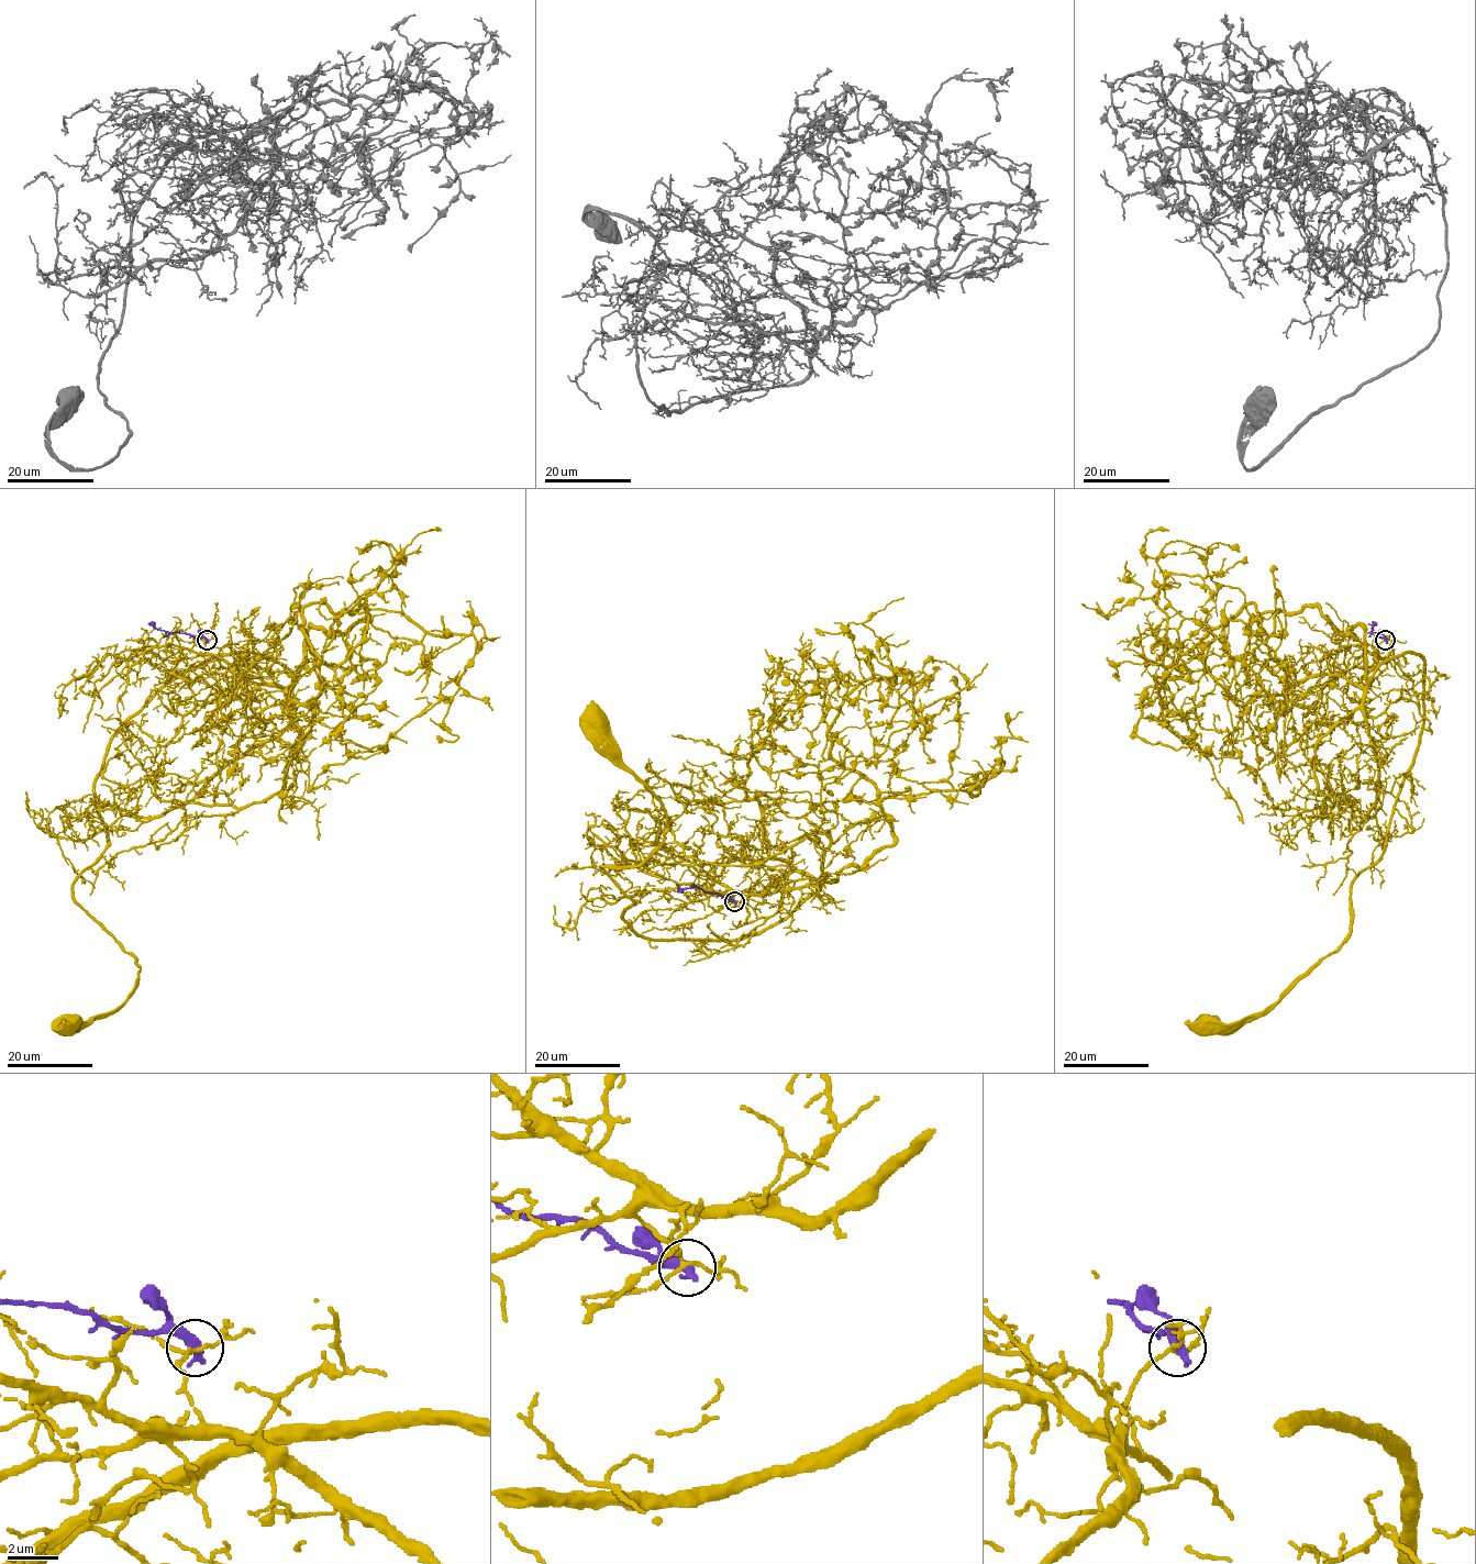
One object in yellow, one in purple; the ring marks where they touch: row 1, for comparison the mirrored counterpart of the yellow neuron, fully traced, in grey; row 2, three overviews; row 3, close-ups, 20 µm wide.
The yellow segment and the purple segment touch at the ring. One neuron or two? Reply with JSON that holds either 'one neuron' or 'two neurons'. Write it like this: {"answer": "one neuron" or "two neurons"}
{"answer": "two neurons"}

